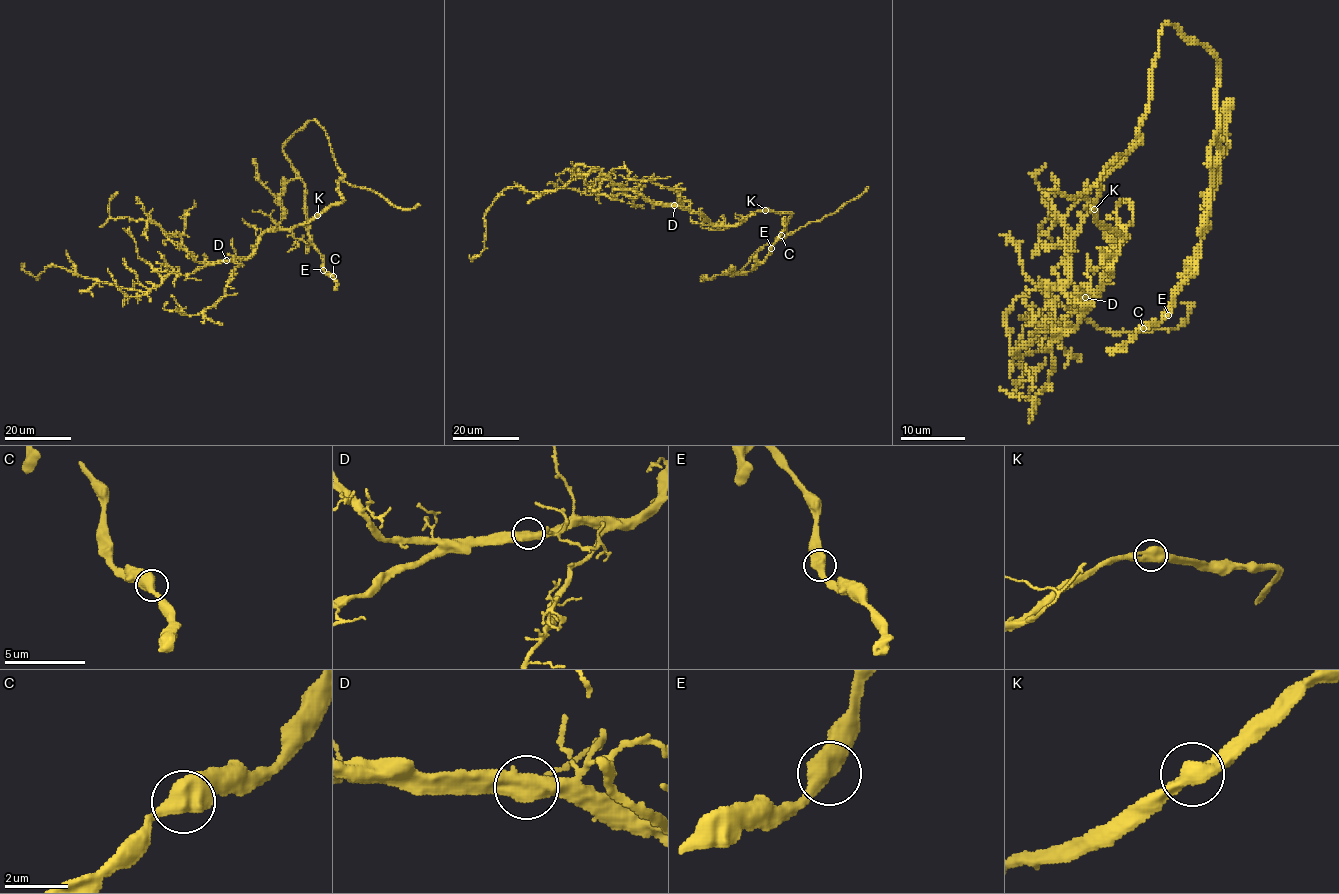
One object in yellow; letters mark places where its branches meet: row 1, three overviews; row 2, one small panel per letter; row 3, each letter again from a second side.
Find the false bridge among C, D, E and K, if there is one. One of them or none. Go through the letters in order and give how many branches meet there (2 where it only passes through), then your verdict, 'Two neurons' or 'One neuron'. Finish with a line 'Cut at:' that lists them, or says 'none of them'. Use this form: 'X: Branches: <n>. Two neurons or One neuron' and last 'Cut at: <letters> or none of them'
C: Branches: 2. One neuron
D: Branches: 2. One neuron
E: Branches: 2. One neuron
K: Branches: 2. One neuron
Cut at: none of them

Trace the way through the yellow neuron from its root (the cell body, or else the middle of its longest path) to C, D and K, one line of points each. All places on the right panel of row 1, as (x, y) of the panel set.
C: (1111, 228), (1098, 182), (1140, 139), (1174, 25), (1219, 64), (1211, 203), (1195, 271), (1143, 328)
D: (1111, 228), (1124, 236), (1124, 241), (1111, 257), (1104, 283), (1096, 292), (1085, 297)
K: (1111, 228), (1096, 218), (1095, 210)

